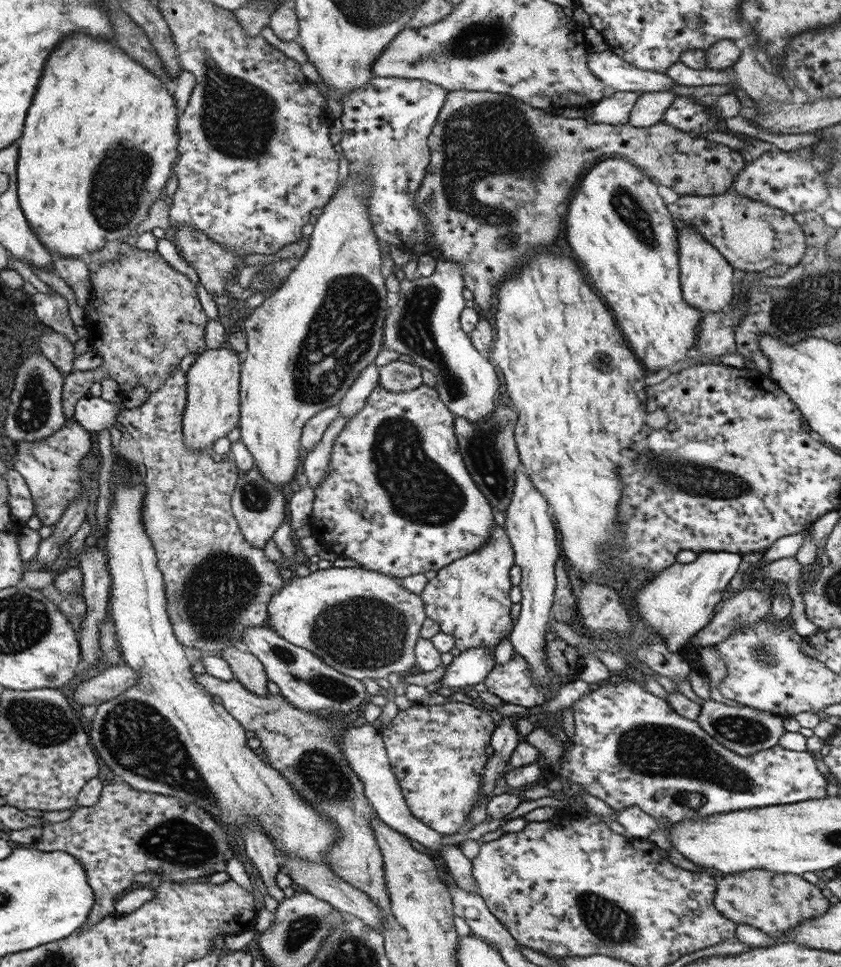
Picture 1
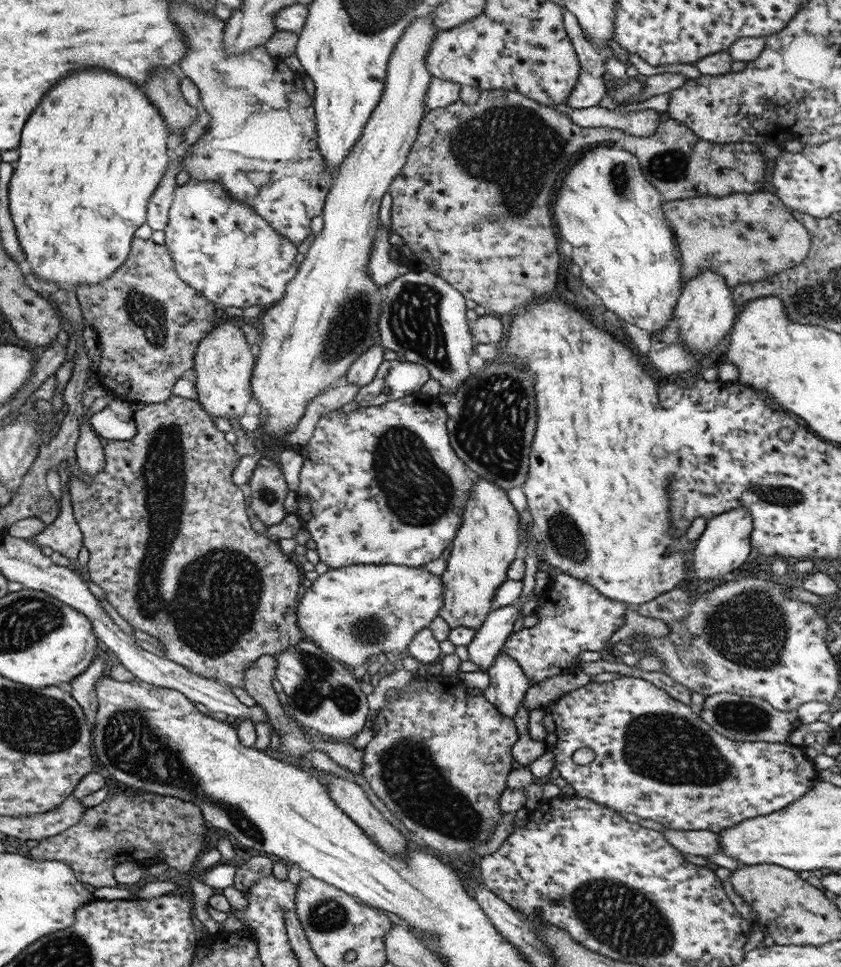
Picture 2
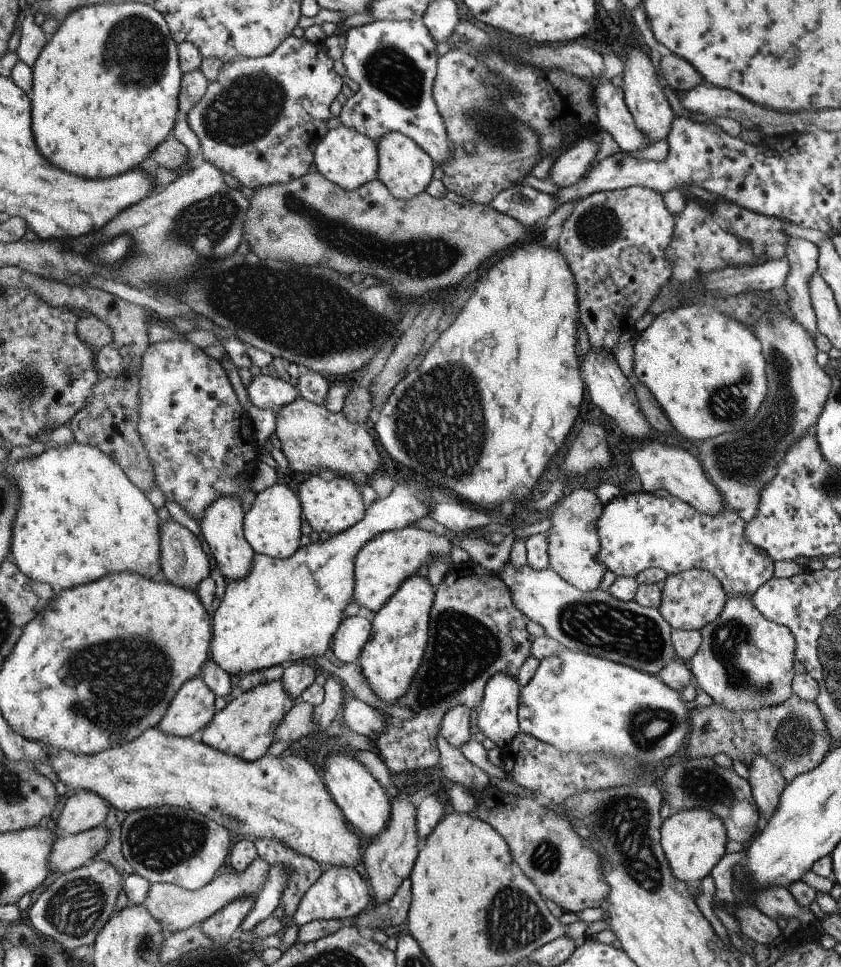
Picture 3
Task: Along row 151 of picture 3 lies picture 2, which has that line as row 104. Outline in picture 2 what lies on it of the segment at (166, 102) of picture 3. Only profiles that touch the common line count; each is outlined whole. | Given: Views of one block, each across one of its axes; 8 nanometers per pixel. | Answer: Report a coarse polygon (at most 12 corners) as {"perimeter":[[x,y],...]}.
{"perimeter":[[106,70],[26,122],[9,212],[32,274],[129,258],[171,132]]}

